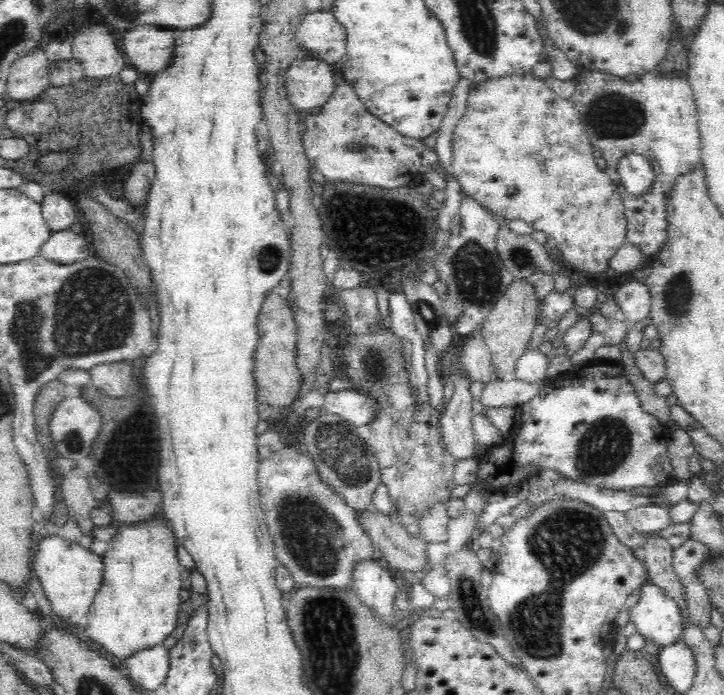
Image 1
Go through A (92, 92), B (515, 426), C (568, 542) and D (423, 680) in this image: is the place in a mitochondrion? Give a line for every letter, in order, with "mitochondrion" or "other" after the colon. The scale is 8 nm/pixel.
A: mitochondrion
B: other
C: mitochondrion
D: other

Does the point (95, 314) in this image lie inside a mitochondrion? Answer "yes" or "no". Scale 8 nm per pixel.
yes

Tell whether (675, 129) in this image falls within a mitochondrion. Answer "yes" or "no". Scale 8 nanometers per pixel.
no

